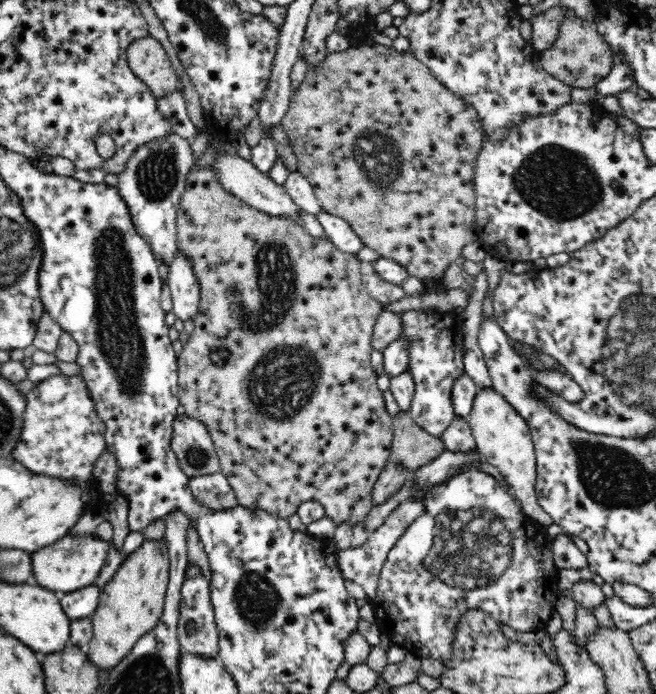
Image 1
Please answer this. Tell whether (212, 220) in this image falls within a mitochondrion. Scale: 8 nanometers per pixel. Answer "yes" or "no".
no

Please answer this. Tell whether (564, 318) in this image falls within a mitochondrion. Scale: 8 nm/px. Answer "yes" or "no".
no

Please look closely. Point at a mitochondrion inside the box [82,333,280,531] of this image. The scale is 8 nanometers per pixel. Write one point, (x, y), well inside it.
(198, 457)

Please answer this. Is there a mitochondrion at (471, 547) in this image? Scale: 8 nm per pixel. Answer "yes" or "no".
yes

